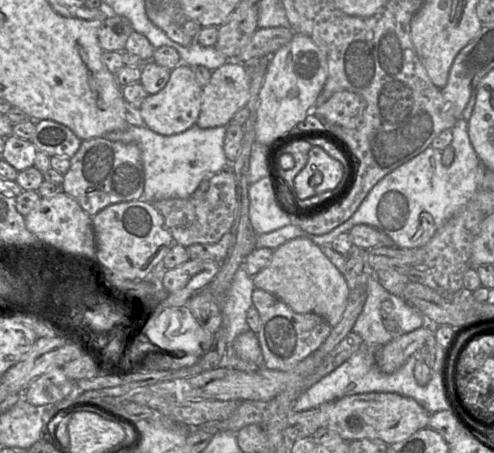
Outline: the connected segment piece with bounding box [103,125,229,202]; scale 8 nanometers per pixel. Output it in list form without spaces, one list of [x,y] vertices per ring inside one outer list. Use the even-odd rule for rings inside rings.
[[[129,125],[124,130],[107,132],[103,137],[139,147],[145,174],[142,199],[155,202],[167,198],[187,198],[204,178],[229,168],[223,148],[225,134],[226,126],[200,128],[194,125],[184,132],[165,136],[147,126]]]

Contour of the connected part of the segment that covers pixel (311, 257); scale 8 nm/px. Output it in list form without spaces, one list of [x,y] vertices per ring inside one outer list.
[[[300,237],[289,240],[273,250],[270,263],[252,277],[255,288],[267,291],[286,303],[298,314],[314,313],[322,317],[330,327],[340,321],[346,308],[350,289],[342,273],[322,252],[319,245],[308,238]]]

